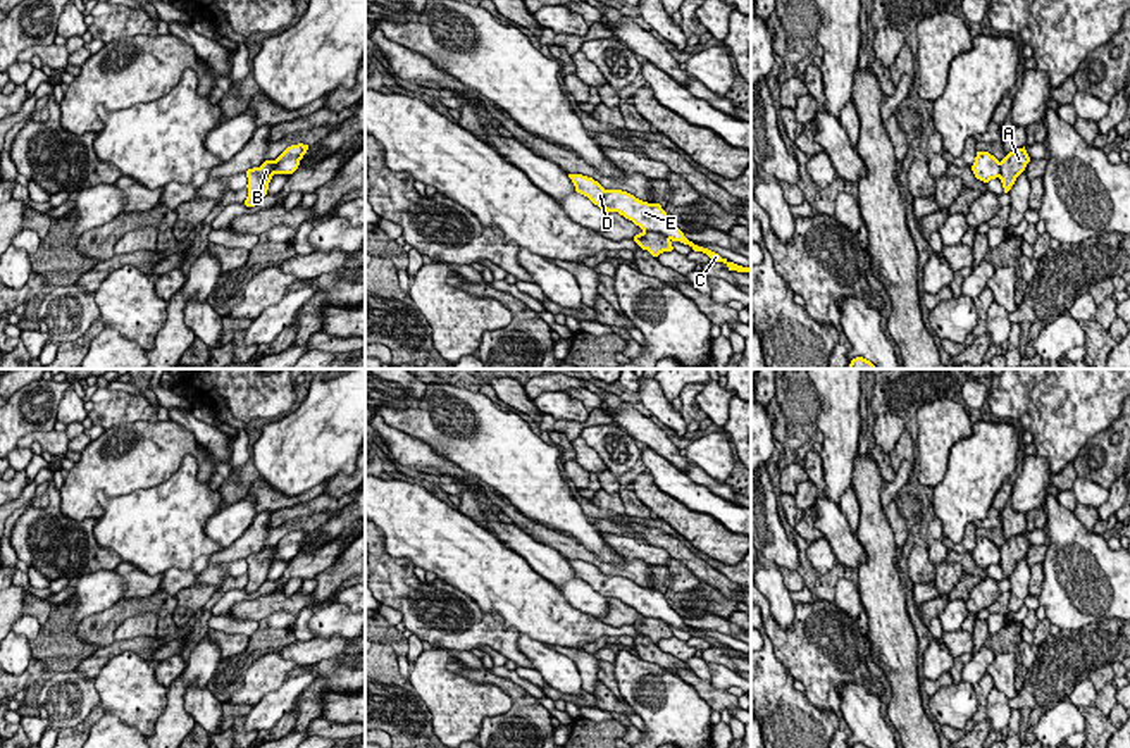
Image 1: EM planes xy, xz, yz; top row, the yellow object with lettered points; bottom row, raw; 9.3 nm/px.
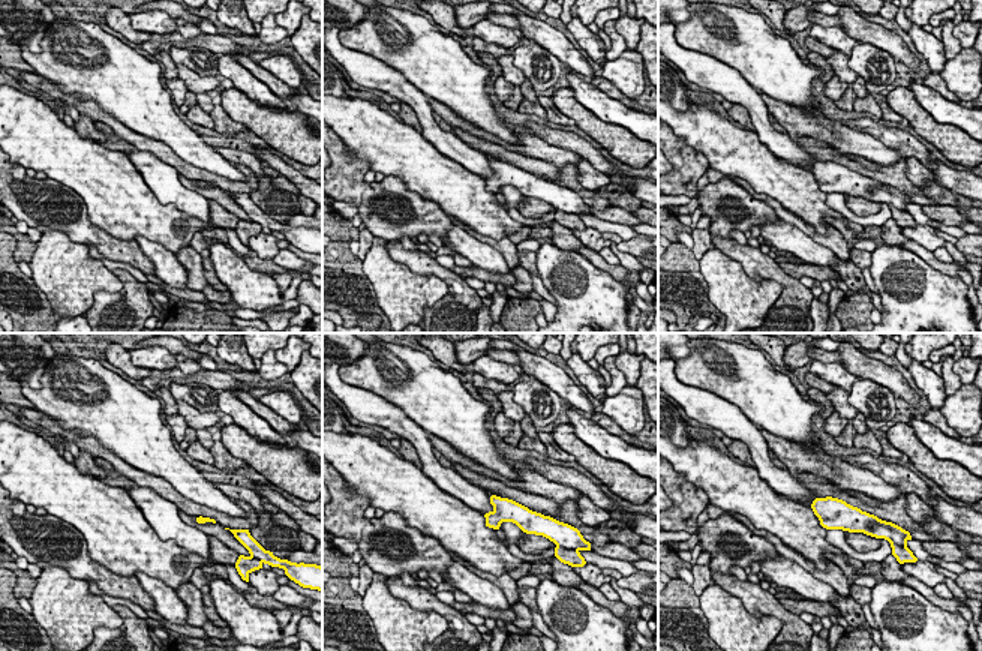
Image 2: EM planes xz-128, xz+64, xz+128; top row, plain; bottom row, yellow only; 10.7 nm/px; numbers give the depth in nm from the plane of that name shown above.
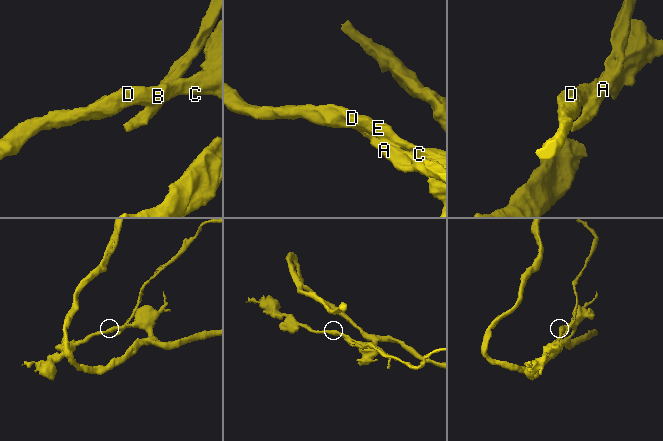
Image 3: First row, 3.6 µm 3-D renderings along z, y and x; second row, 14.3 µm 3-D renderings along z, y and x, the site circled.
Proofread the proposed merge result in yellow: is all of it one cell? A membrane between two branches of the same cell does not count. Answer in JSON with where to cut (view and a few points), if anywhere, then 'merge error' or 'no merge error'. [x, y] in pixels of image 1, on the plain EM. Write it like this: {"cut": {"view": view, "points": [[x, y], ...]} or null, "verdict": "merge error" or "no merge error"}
{"cut": {"view": "xz", "points": [[643, 616], [653, 616], [669, 626]]}, "verdict": "merge error"}

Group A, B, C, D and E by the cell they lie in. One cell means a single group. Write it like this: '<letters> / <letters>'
A B / C D E

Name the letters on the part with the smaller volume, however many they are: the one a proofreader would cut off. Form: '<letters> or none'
A, B

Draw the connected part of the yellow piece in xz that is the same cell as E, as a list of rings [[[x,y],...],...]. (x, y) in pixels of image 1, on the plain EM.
[[[568,560],[568,564],[572,565],[575,577],[587,583],[599,595],[606,598],[618,598],[620,602],[639,612],[643,617],[661,619],[672,627],[689,631],[694,638],[706,639],[713,648],[723,648],[729,657],[751,660],[751,653],[742,653],[729,648],[718,639],[689,627],[684,619],[668,605],[660,589],[643,588],[622,576],[605,576],[598,567],[582,560]]]

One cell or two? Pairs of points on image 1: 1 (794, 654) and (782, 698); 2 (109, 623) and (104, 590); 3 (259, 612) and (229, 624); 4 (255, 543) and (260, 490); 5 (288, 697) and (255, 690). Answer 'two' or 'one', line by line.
1: two
2: two
3: two
4: two
5: two

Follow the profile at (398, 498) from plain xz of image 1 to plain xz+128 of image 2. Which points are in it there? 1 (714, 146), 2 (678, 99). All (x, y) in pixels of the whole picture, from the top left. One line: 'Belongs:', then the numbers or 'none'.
Belongs: 1

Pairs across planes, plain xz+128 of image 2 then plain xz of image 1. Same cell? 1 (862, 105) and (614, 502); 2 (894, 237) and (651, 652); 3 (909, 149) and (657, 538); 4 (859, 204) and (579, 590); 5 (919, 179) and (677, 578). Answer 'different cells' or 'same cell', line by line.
1: same cell
2: same cell
3: same cell
4: different cells
5: same cell

